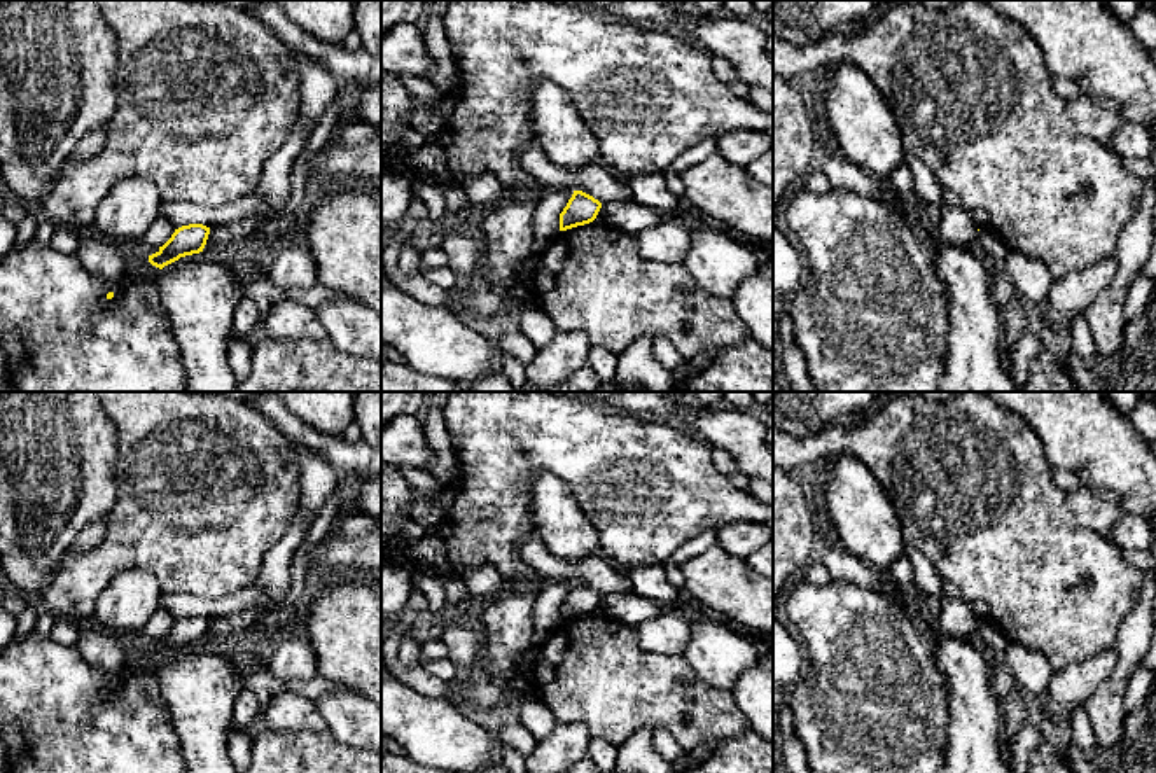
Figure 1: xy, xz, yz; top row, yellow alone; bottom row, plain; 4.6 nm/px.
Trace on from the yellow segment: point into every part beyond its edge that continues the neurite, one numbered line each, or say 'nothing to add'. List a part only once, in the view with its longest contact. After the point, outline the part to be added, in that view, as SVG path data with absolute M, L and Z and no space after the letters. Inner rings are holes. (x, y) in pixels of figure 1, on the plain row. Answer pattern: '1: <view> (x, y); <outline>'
nothing to add

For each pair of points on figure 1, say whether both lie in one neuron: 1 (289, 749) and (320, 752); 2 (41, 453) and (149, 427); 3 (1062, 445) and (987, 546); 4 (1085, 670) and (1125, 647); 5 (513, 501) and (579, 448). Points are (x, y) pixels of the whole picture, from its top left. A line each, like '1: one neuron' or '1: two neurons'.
1: one neuron
2: two neurons
3: two neurons
4: two neurons
5: one neuron

